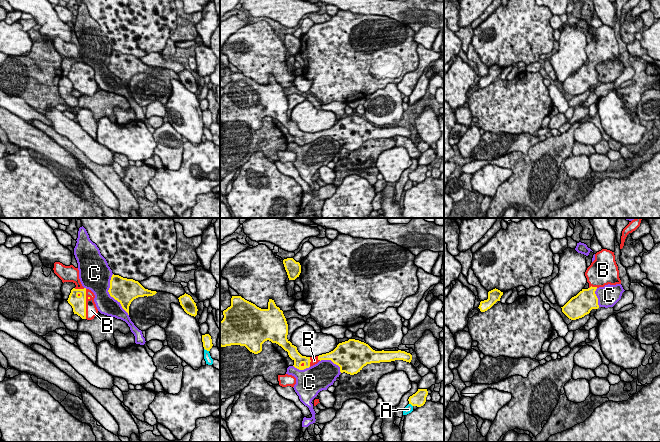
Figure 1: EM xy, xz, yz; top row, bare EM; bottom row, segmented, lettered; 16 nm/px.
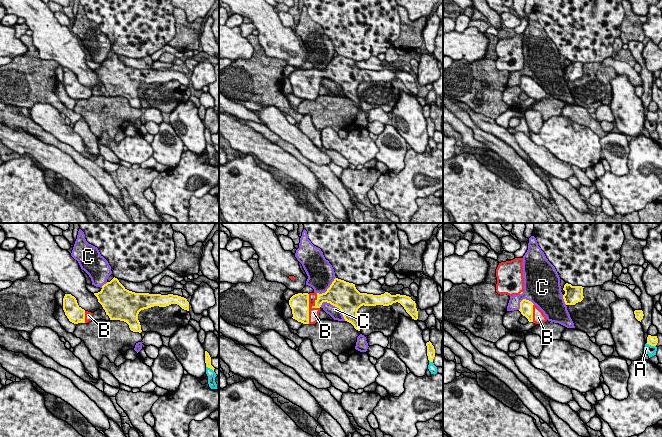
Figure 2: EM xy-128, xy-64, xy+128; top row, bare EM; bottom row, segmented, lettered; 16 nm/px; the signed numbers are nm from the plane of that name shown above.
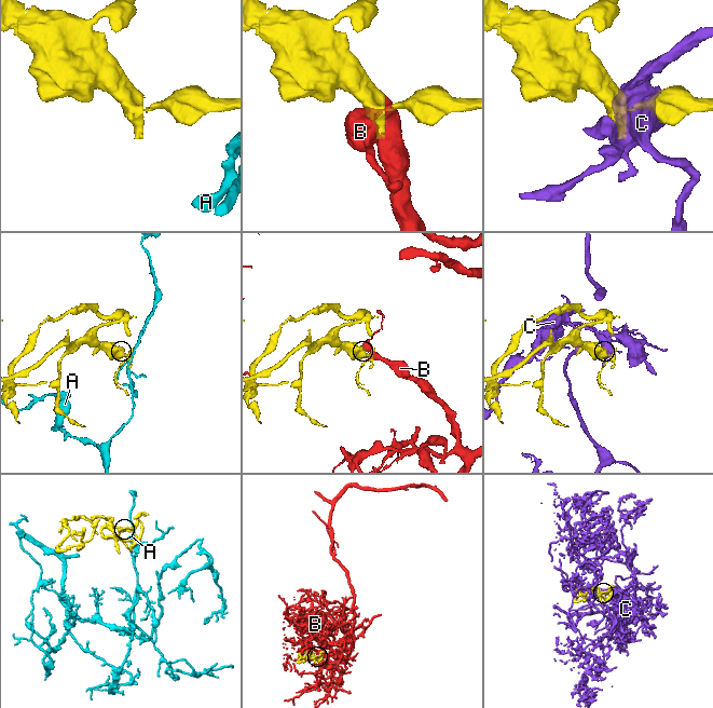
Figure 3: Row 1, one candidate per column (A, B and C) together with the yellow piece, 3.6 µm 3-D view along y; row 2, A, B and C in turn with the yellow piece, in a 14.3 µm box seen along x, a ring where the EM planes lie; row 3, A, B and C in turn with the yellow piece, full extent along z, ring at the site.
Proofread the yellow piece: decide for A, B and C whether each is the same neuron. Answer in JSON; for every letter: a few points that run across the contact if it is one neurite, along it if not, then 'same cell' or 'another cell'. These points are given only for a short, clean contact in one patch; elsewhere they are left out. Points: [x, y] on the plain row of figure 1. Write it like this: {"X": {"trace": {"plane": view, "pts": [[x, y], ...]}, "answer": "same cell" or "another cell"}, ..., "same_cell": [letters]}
{"A": {"answer": "another cell"}, "B": {"answer": "same cell"}, "C": {"answer": "another cell"}, "same_cell": ["B"]}

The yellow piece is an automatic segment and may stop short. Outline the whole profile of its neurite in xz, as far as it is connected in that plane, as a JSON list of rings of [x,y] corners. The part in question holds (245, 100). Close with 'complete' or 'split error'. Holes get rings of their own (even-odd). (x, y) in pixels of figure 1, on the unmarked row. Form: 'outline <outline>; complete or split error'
outline [[[232,72],[231,82],[223,87],[224,94],[220,97],[220,122],[226,123],[231,121],[245,122],[250,128],[258,130],[262,127],[262,120],[269,116],[276,119],[288,128],[289,133],[294,137],[294,143],[299,146],[304,146],[321,136],[331,136],[334,140],[340,143],[340,148],[350,151],[357,150],[364,142],[371,139],[391,138],[395,136],[403,136],[411,138],[412,131],[405,127],[375,127],[368,120],[355,115],[339,119],[337,123],[326,130],[316,133],[302,132],[297,123],[294,122],[288,115],[288,100],[283,87],[276,82],[274,76],[269,75],[268,84],[261,85],[255,80],[245,76],[241,72]]]; split error

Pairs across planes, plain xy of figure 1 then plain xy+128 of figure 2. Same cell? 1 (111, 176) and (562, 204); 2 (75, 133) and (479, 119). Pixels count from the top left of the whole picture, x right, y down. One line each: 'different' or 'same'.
1: same
2: different

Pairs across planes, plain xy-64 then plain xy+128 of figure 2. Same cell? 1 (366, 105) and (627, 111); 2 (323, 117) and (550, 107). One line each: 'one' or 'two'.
1: two
2: one

